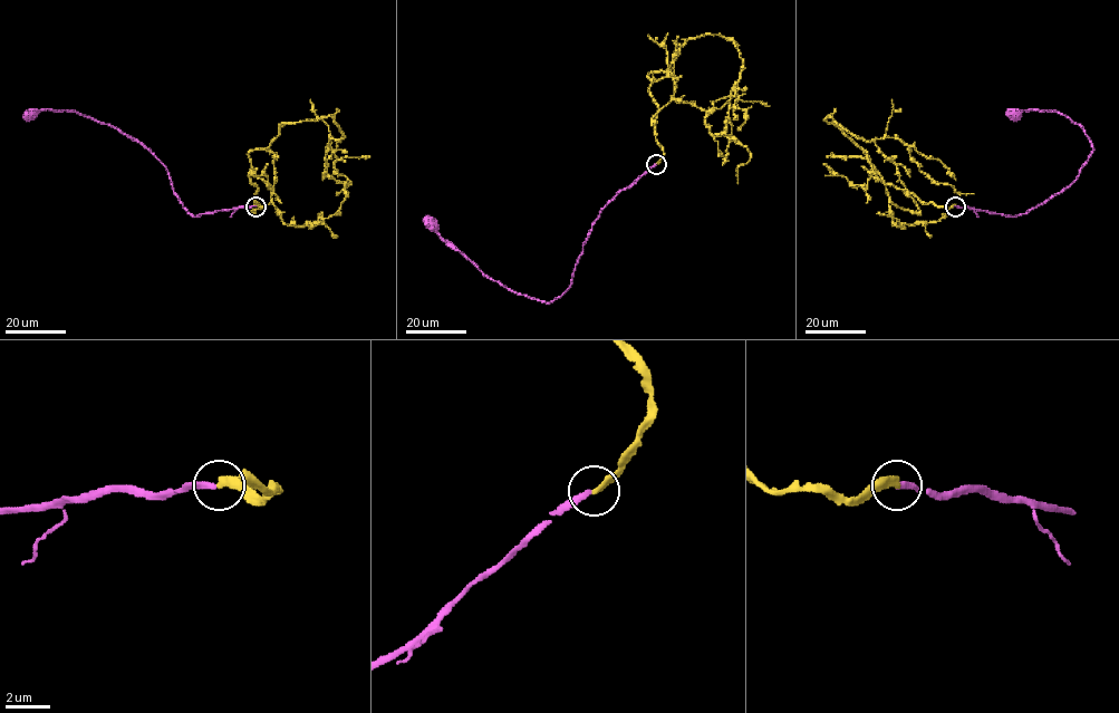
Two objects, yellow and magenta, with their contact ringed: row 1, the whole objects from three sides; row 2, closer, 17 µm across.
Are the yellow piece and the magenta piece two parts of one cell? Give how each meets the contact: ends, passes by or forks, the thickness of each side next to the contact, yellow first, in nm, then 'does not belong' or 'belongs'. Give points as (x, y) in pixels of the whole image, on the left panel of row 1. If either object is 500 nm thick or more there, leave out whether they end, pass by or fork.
yellow ends there; magenta ends there; 320 nm thick on the yellow side, 280 nm on the other; does not belong

